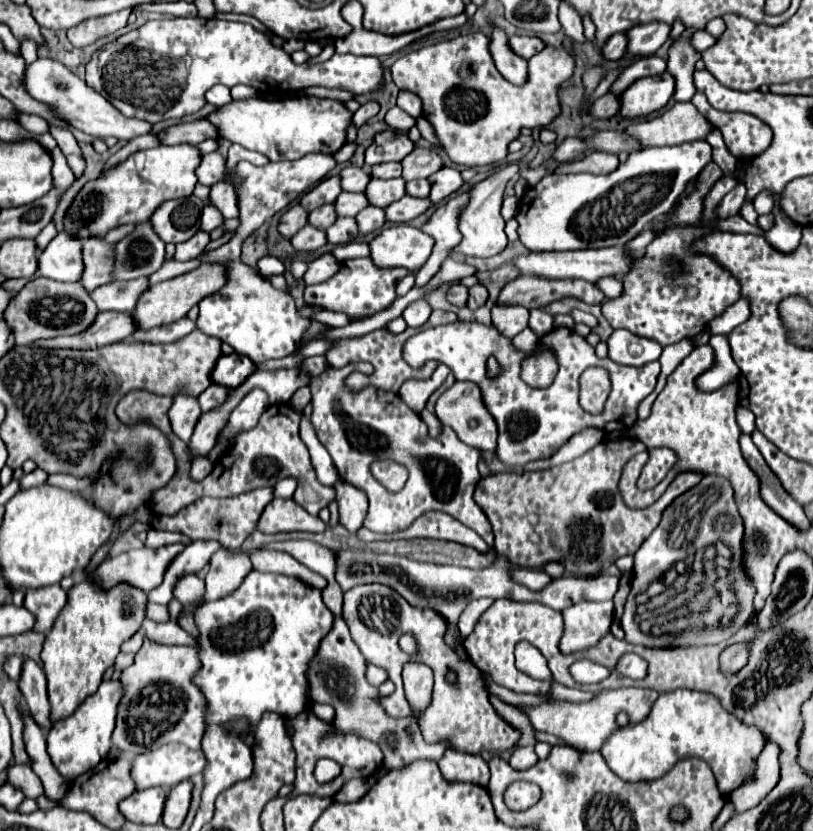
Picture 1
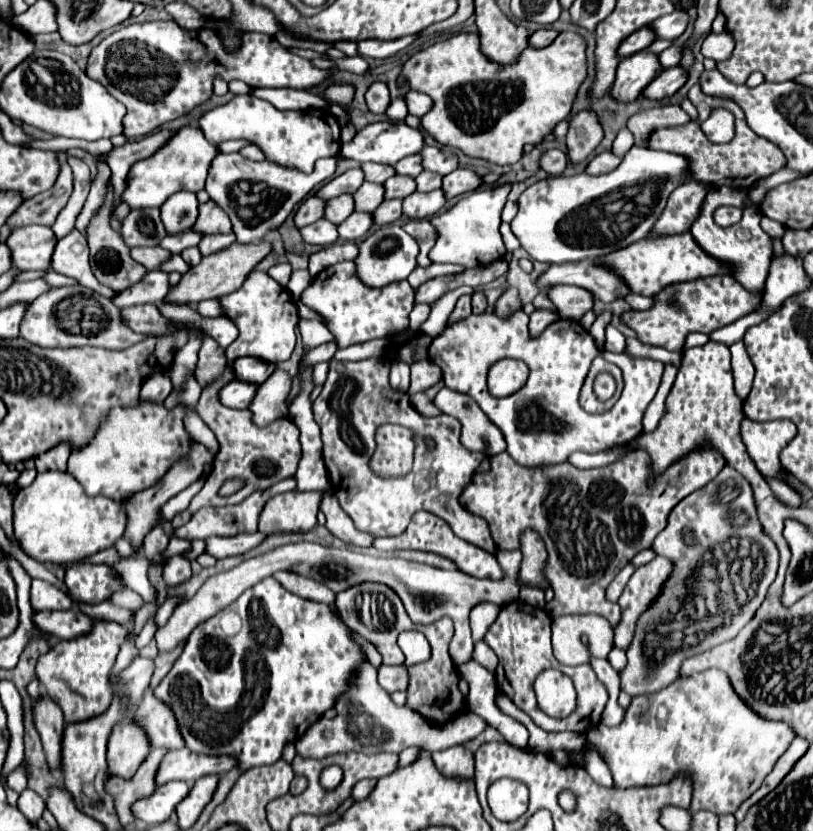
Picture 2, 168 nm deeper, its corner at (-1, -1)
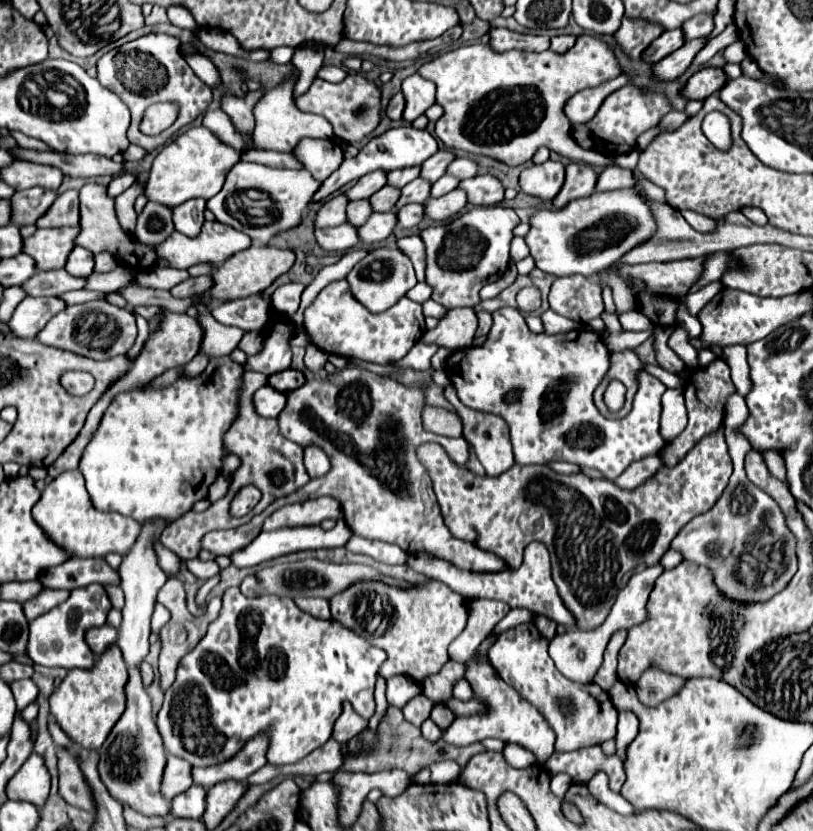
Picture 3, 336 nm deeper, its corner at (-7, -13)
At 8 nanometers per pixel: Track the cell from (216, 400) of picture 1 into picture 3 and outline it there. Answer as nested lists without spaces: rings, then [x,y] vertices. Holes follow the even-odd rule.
[[[265,385],[255,393],[255,409],[259,411],[259,415],[263,417],[277,417],[287,403],[287,395]]]

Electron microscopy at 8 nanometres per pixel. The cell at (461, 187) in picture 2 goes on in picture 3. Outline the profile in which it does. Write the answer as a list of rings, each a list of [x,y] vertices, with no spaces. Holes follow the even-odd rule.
[[[477,175],[463,179],[461,189],[467,191],[471,205],[499,205],[505,199],[505,189],[501,181],[493,175]]]

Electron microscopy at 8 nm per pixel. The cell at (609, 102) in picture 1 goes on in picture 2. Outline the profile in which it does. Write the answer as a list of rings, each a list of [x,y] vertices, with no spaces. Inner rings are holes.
[[[637,53],[631,57],[621,59],[617,67],[617,77],[611,89],[611,97],[617,103],[631,103],[635,101],[647,83],[659,73],[661,65],[657,63],[657,55],[651,53]]]

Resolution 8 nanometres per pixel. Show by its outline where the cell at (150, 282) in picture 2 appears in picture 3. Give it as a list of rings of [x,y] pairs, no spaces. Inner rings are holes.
[[[199,275],[199,277],[189,277],[187,281],[175,285],[171,289],[171,295],[175,297],[193,297],[193,295],[205,295],[213,287],[213,277],[211,275]]]

